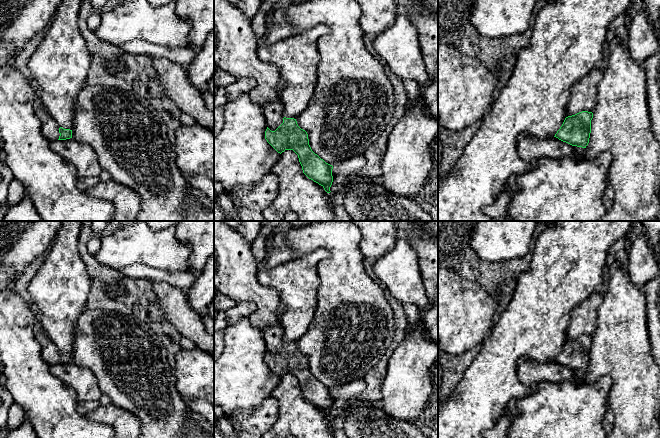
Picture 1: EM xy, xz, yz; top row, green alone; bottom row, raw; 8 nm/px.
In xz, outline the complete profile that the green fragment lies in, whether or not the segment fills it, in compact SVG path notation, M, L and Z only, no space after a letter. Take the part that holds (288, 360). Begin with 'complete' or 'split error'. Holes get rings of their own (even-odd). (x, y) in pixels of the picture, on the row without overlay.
split error | M281 324L266 328L263 333L267 366L280 378L285 374L293 374L298 379L303 397L330 417L333 390L312 375L307 356L298 350L296 343L284 340Z

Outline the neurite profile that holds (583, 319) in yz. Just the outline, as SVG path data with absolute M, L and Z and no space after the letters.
M598 289L571 311L566 330L566 341L582 335L593 335L597 327L597 313L603 297L604 294Z

